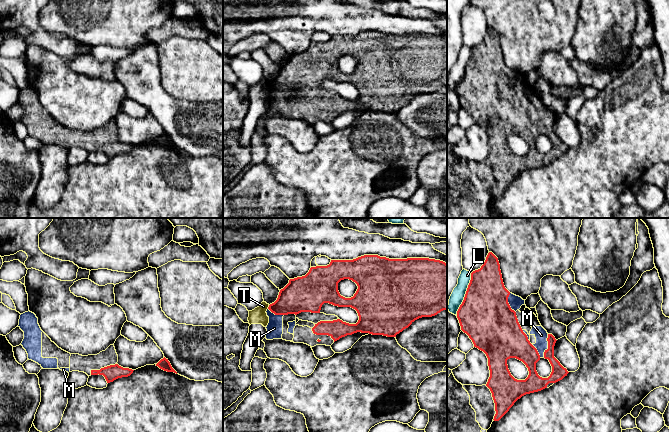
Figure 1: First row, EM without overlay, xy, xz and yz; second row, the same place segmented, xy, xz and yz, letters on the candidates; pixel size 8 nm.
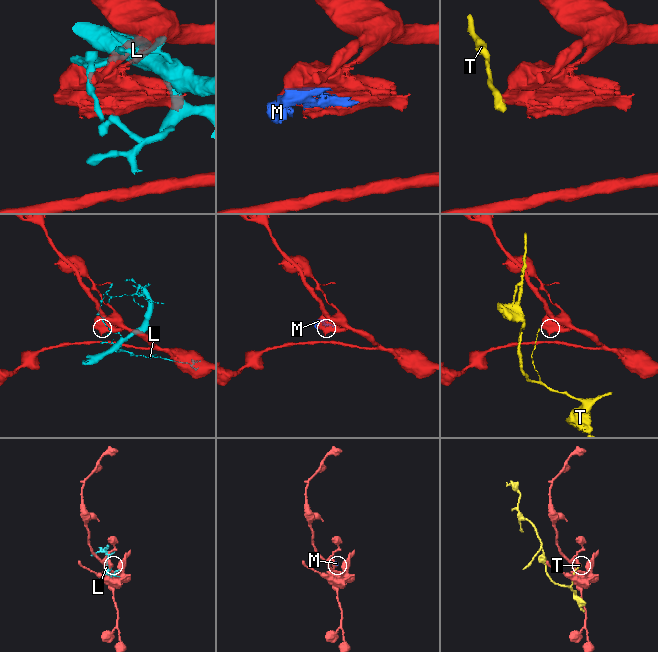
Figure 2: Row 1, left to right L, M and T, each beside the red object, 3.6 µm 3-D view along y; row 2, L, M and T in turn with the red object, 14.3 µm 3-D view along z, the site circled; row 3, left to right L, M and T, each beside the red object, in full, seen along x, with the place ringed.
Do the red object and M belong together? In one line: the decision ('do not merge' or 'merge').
merge

